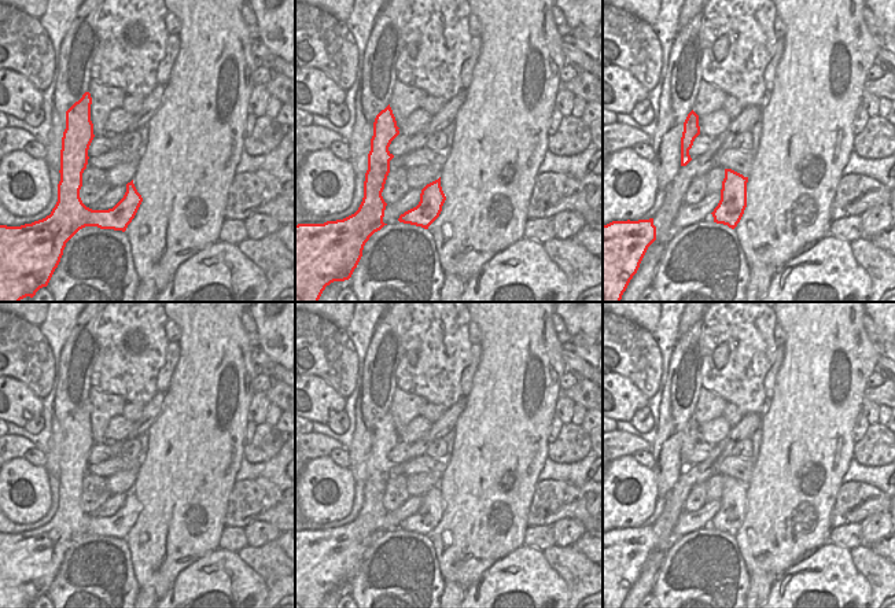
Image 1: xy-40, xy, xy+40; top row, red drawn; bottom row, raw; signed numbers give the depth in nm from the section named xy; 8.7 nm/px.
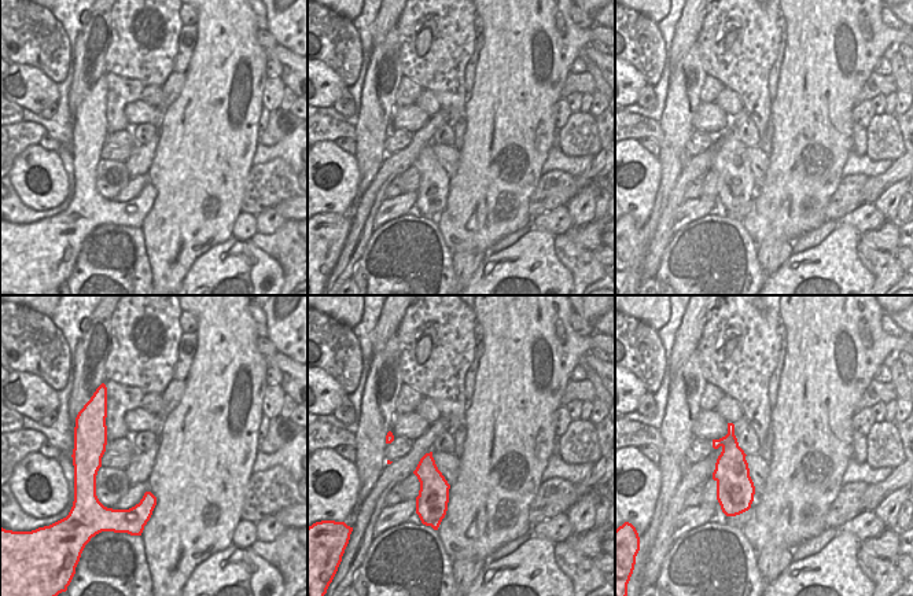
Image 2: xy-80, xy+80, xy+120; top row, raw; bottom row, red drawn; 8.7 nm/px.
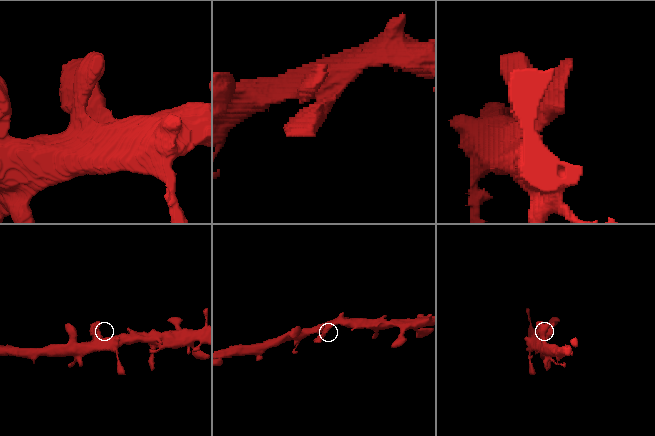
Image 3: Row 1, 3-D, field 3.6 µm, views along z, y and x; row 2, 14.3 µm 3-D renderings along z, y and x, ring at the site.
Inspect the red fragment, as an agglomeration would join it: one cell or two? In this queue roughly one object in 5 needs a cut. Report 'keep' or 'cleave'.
keep

